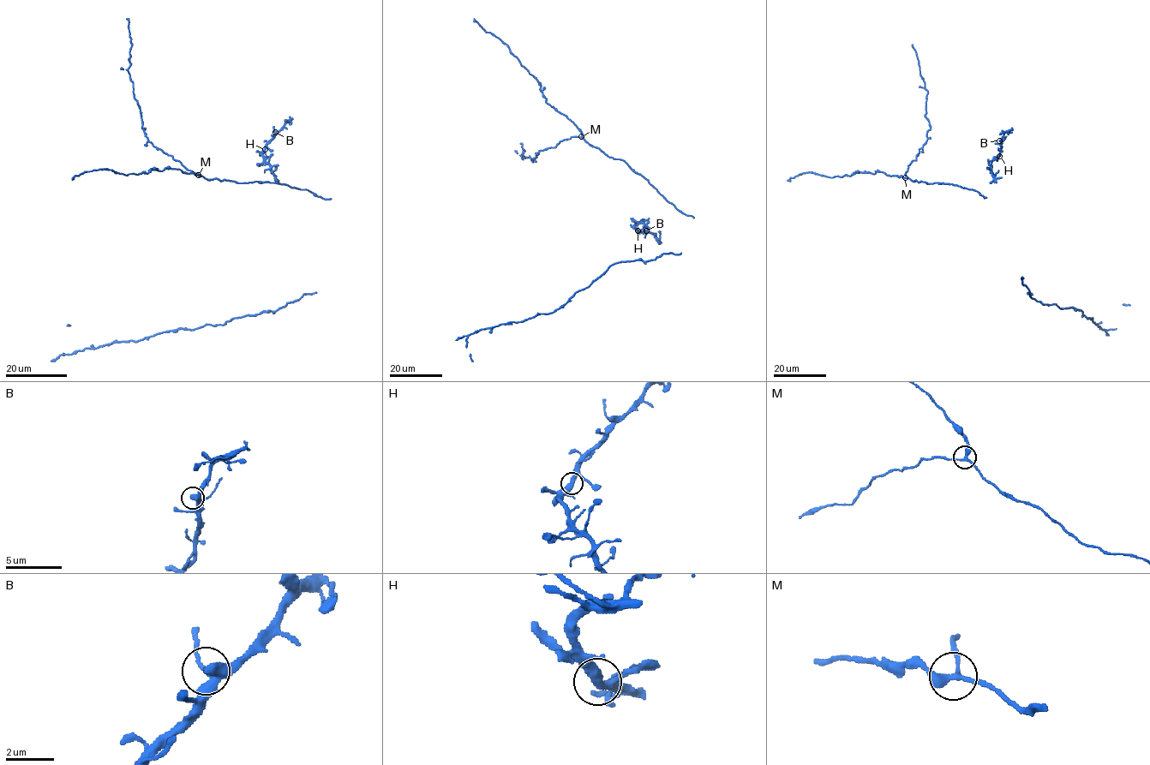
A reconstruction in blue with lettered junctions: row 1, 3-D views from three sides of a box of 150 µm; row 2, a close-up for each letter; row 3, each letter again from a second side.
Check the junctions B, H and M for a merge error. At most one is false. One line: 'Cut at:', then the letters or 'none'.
Cut at: none

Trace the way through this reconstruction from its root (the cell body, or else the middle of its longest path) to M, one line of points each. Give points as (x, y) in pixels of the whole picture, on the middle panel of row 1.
M: (689, 216), (668, 202), (625, 161), (607, 157), (581, 136)

